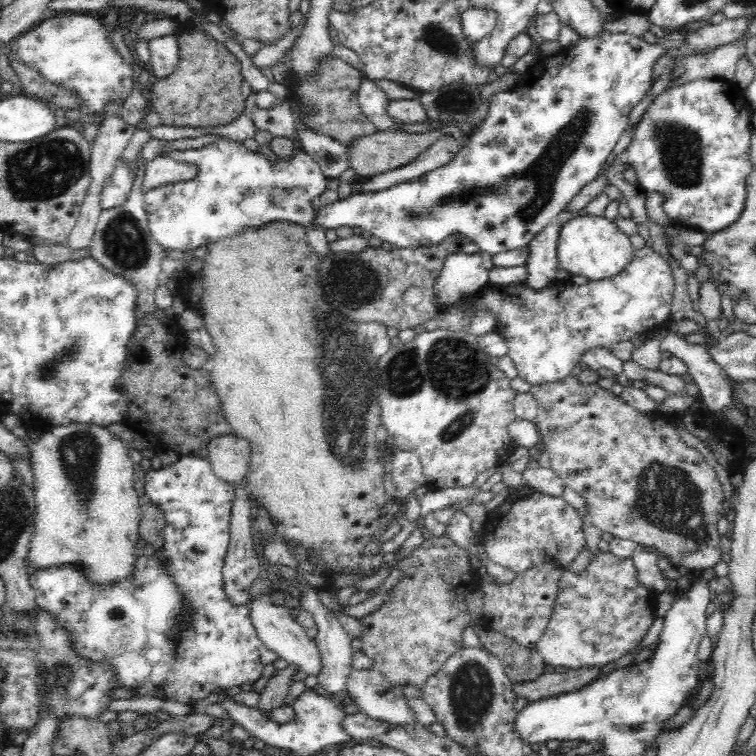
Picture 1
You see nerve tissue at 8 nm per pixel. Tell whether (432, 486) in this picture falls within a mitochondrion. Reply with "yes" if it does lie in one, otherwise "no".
no

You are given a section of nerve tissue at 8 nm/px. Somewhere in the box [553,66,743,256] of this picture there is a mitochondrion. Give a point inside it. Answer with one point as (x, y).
(681, 151)

